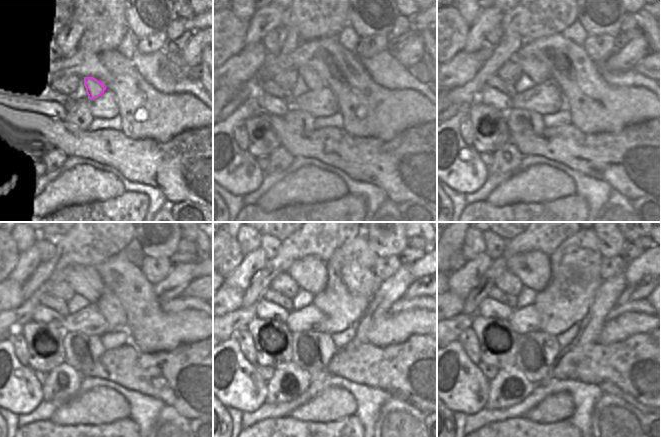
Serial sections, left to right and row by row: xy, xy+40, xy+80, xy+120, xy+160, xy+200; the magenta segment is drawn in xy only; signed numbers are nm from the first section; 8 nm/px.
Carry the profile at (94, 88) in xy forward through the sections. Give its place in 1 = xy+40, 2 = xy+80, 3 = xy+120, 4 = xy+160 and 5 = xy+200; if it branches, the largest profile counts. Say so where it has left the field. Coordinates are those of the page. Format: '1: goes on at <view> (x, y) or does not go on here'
1: goes on at xy+40 (311, 78)
2: goes on at xy+80 (536, 70)
3: goes on at xy+120 (84, 279)
4: goes on at xy+160 (310, 273)
5: goes on at xy+200 (532, 268)

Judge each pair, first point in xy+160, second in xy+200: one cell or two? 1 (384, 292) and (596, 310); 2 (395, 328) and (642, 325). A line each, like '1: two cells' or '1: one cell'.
1: one cell
2: one cell

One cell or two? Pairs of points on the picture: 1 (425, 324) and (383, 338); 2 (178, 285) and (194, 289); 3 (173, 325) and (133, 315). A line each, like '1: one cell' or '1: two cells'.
1: one cell
2: two cells
3: one cell

